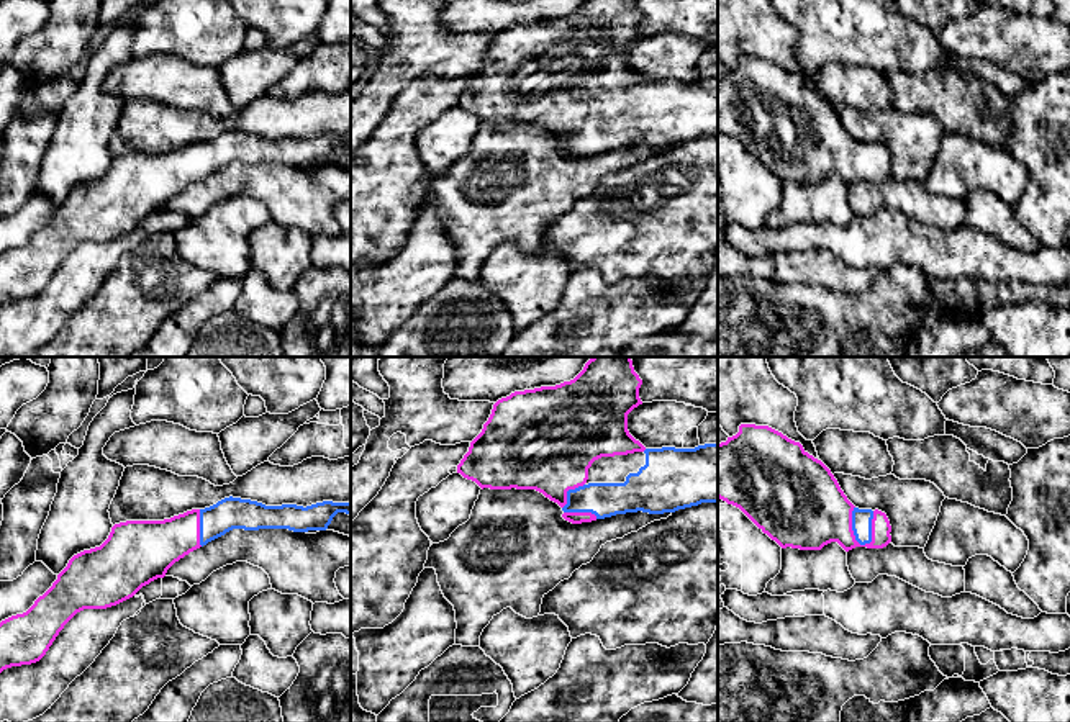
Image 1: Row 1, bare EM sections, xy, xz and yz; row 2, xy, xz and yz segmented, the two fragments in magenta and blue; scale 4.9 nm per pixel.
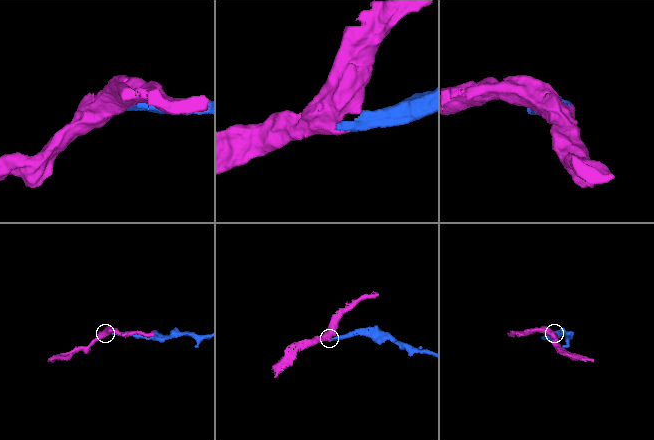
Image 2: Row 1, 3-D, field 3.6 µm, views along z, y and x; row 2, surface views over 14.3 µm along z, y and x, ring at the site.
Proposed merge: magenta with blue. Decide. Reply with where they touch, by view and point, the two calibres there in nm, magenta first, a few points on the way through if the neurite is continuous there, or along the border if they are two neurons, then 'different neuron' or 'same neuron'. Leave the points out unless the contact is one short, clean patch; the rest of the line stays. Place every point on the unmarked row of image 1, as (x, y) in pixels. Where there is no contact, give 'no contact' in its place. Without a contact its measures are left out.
meets magenta in yz at (851, 161); 400 nm thick on the magenta side, 100 nm on the other; same neuron

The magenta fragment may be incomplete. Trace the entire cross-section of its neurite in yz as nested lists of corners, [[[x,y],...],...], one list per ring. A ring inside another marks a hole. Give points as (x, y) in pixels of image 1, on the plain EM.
[[[741,57],[739,65],[718,77],[718,131],[739,141],[764,167],[782,182],[821,183],[837,175],[846,185],[855,180],[883,182],[891,175],[885,146],[855,141],[831,103],[795,75],[768,59]]]

